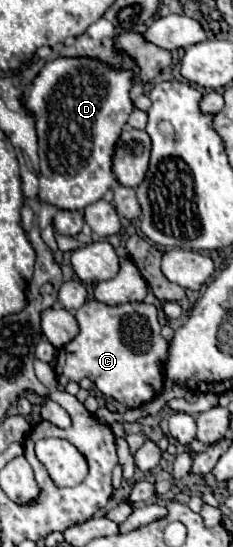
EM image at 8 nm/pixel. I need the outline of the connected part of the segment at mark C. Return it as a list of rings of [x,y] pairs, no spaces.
[[[90,299],[74,313],[74,317],[80,333],[58,351],[58,363],[54,369],[60,385],[88,377],[106,397],[112,397],[126,407],[138,407],[142,401],[150,401],[160,393],[168,343],[160,335],[154,305],[124,303],[108,307]]]

